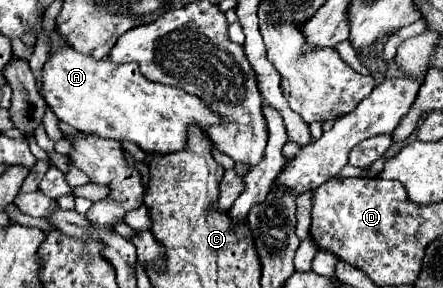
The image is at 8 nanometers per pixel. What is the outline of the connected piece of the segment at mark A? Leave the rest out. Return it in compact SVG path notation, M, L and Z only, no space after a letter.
M61 48L47 58L43 66L43 98L55 116L73 128L81 132L95 132L97 136L119 142L129 140L143 152L159 156L179 152L187 146L187 126L195 124L207 134L211 124L219 124L219 116L215 116L215 112L211 112L211 108L207 108L207 104L203 104L197 96L147 80L143 74L139 74L139 66L135 62L113 64L111 60L95 60L75 52L73 48Z

